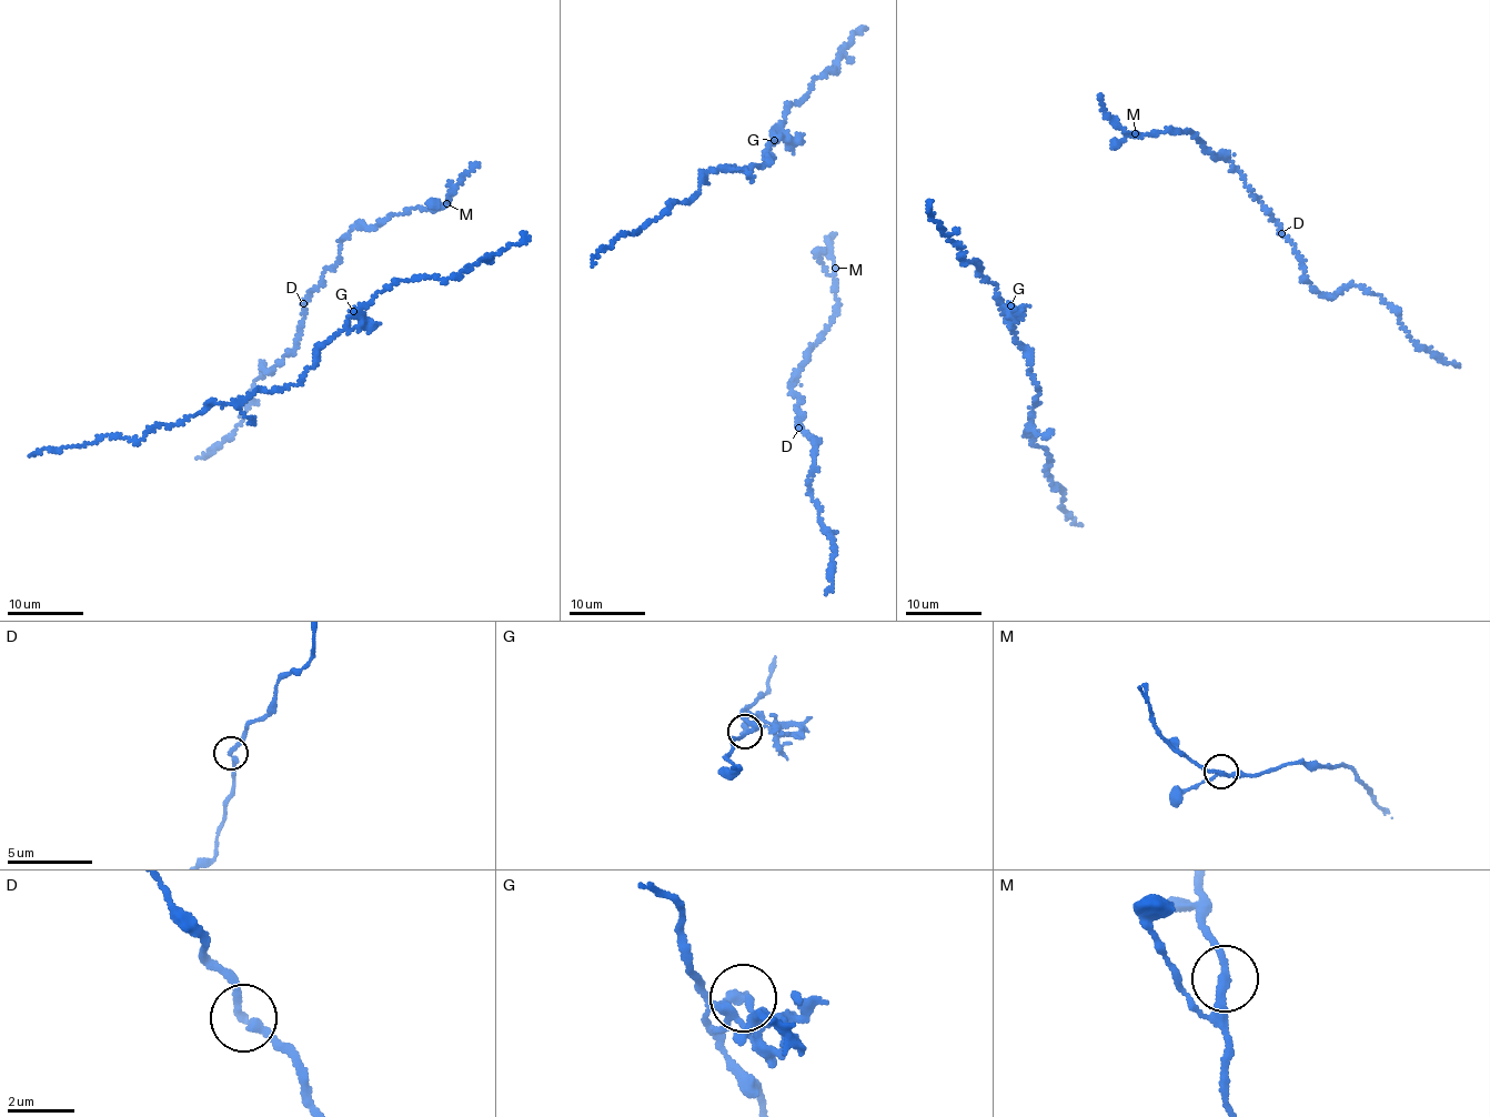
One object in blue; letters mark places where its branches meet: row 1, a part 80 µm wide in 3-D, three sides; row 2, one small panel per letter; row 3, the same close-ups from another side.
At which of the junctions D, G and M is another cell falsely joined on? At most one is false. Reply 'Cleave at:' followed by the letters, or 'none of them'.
Cleave at: G

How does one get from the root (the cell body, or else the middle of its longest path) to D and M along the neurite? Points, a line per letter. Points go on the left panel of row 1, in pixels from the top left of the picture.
D: (432, 208), (436, 201), (441, 207), (412, 208), (376, 227), (354, 228), (341, 240), (338, 262), (302, 303)
M: (432, 208), (435, 202), (446, 203)

